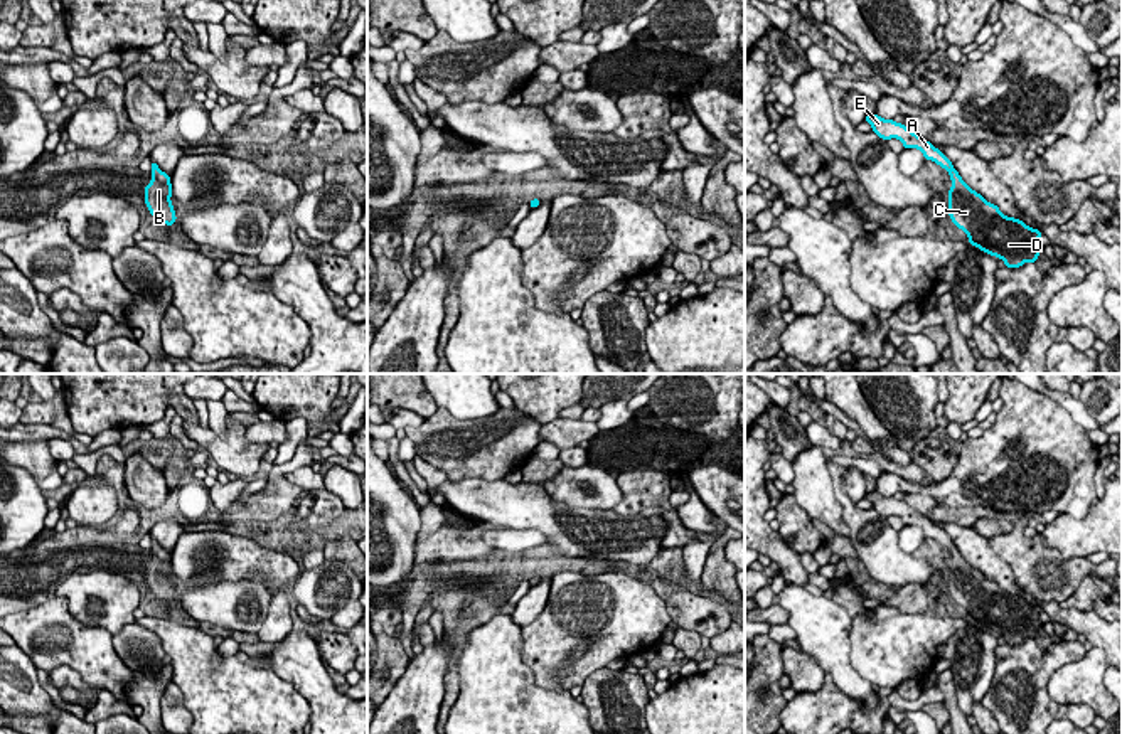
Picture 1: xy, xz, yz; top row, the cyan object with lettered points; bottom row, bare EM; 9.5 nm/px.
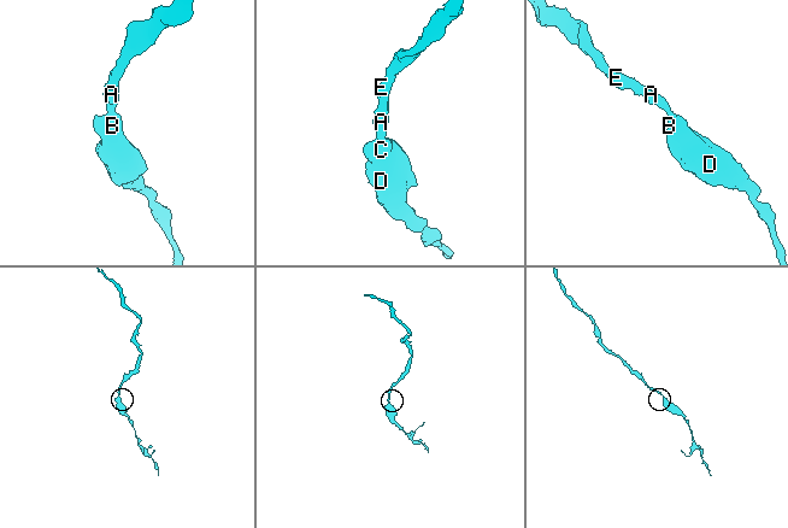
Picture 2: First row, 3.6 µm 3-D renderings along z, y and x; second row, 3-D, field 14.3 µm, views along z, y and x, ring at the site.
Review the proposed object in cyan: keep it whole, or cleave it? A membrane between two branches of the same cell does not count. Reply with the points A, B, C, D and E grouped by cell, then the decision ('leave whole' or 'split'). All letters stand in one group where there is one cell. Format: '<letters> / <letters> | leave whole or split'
A B C D E | leave whole

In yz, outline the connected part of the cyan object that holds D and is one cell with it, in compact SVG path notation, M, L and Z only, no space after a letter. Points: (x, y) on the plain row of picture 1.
M876 490L866 492L864 497L879 515L886 519L898 515L905 525L920 527L925 537L933 537L950 550L948 593L967 611L969 621L1002 636L1007 645L1038 638L1038 631L1045 628L1045 623L1039 621L1041 608L1004 593L997 582L987 579L962 557L952 539L933 520L923 517L905 502L883 497Z

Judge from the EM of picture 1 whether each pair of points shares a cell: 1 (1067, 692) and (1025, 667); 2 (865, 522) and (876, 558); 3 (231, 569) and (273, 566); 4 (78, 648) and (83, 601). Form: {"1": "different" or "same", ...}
{"1": "different", "2": "same", "3": "same", "4": "different"}

